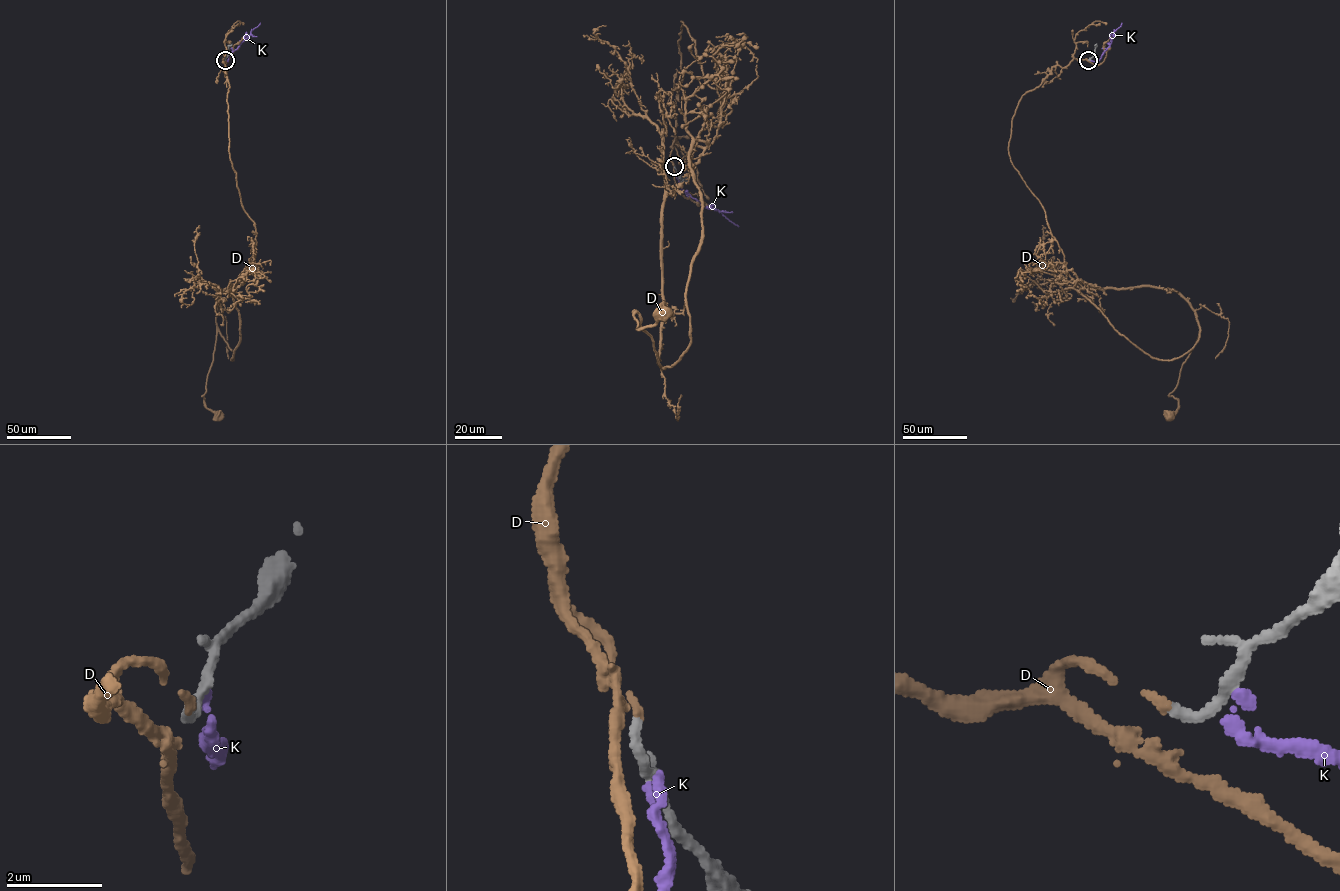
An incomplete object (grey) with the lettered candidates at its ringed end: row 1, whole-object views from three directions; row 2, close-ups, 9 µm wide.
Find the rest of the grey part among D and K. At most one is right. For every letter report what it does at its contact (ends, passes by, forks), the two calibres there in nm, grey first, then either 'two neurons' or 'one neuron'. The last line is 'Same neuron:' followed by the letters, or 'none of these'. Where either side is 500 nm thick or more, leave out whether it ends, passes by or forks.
D: it passes by; 240 nm thick on the grey side, 100 nm on the other; one neuron
K: it ends there; 170 nm thick on the grey side, 240 nm on the other; two neurons
Same neuron: D

